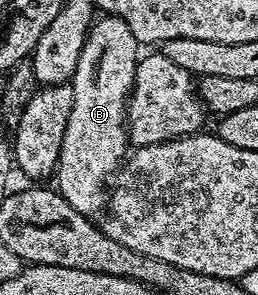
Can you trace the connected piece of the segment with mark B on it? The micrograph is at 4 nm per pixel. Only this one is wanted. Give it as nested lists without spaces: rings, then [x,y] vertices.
[[[102,16],[91,26],[87,41],[80,51],[76,71],[69,82],[72,89],[72,105],[63,142],[60,145],[59,161],[55,172],[56,190],[76,212],[90,217],[106,206],[107,186],[125,161],[129,142],[127,136],[127,110],[129,93],[133,89],[137,60],[141,57],[141,45],[131,33],[126,22],[117,16]]]

